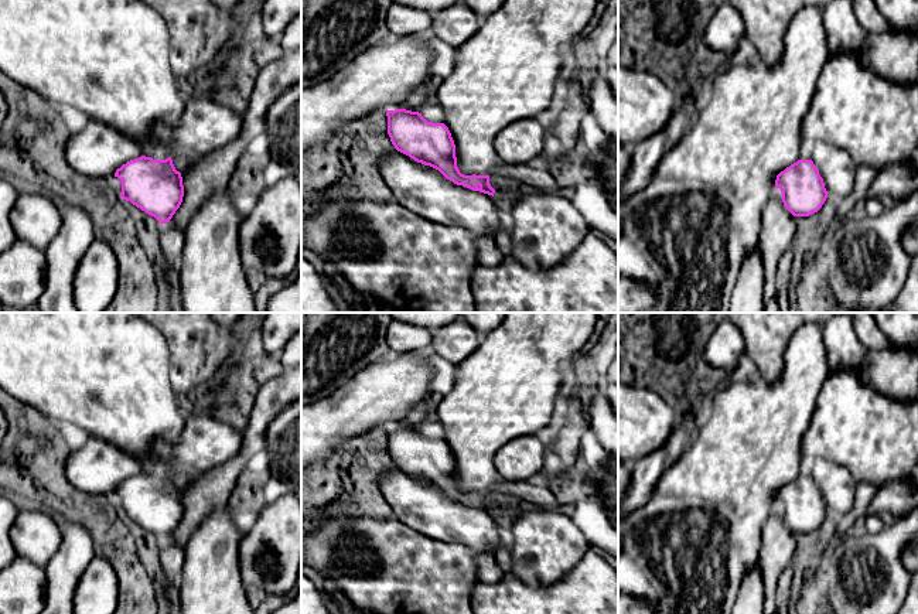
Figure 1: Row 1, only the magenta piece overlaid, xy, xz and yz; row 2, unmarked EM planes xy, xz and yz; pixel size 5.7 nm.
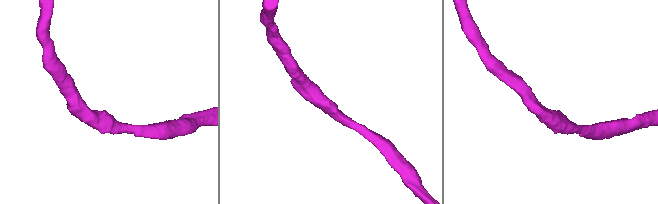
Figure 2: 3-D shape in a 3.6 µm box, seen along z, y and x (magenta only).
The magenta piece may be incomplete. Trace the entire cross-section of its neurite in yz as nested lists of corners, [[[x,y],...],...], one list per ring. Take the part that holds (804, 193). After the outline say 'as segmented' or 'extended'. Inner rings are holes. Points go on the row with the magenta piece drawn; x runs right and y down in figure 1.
[[[803,139],[799,160],[777,175],[775,188],[782,192],[784,207],[794,216],[809,216],[825,204],[827,191],[819,170],[810,160],[815,141]]]; extended

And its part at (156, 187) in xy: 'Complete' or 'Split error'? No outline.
Split error

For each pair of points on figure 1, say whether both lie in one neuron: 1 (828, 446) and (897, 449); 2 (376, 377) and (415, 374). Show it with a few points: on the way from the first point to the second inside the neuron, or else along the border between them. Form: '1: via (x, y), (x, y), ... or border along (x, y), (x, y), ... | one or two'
1: via (845, 446), (874, 446), (880, 449) | one
2: via (386, 377), (405, 377) | one

